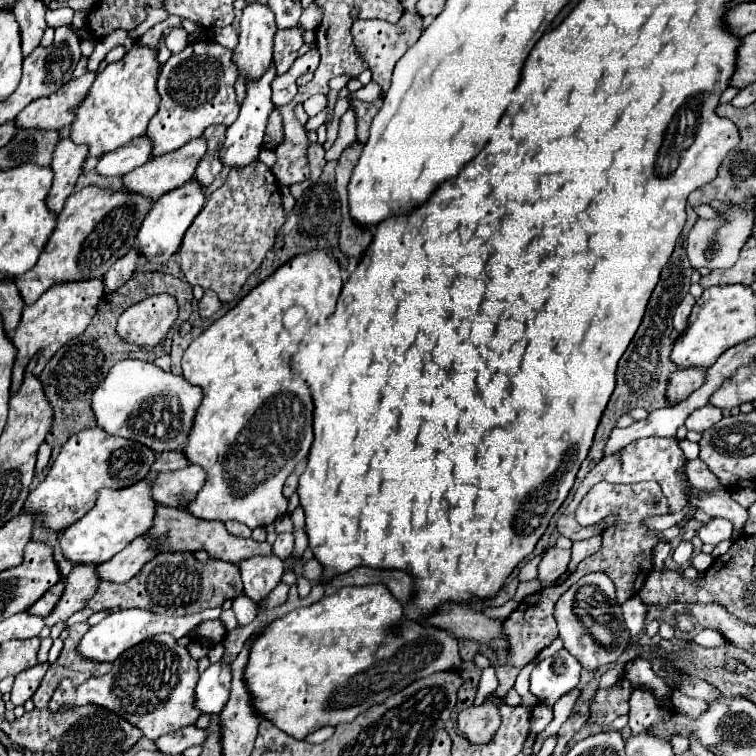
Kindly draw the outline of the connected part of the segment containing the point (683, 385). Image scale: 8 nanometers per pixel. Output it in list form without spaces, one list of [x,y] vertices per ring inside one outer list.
[[[680,368],[670,376],[666,400],[670,404],[686,400],[694,390],[698,390],[704,384],[706,370],[704,368]]]

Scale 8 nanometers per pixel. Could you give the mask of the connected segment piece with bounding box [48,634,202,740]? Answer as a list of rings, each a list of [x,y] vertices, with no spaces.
[[[160,634],[126,650],[116,662],[112,662],[112,670],[106,676],[92,678],[82,686],[72,686],[70,680],[60,682],[48,708],[60,710],[62,706],[74,704],[98,704],[138,726],[146,738],[156,740],[182,726],[194,724],[202,714],[194,706],[198,676],[198,662],[188,654],[186,646],[178,644],[170,634]]]

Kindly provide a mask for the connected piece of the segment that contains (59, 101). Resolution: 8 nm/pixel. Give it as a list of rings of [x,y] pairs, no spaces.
[[[86,72],[82,78],[72,78],[66,86],[58,88],[54,94],[30,102],[18,116],[18,128],[42,128],[60,130],[72,124],[74,108],[88,96],[90,86],[96,80],[96,72]]]

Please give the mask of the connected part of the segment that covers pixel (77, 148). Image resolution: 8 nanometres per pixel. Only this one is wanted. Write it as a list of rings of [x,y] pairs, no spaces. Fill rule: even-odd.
[[[64,138],[56,144],[52,170],[54,170],[54,182],[48,194],[46,204],[50,204],[50,210],[60,212],[66,198],[74,192],[74,184],[78,176],[82,174],[82,166],[88,158],[88,146],[76,144],[70,138]]]

